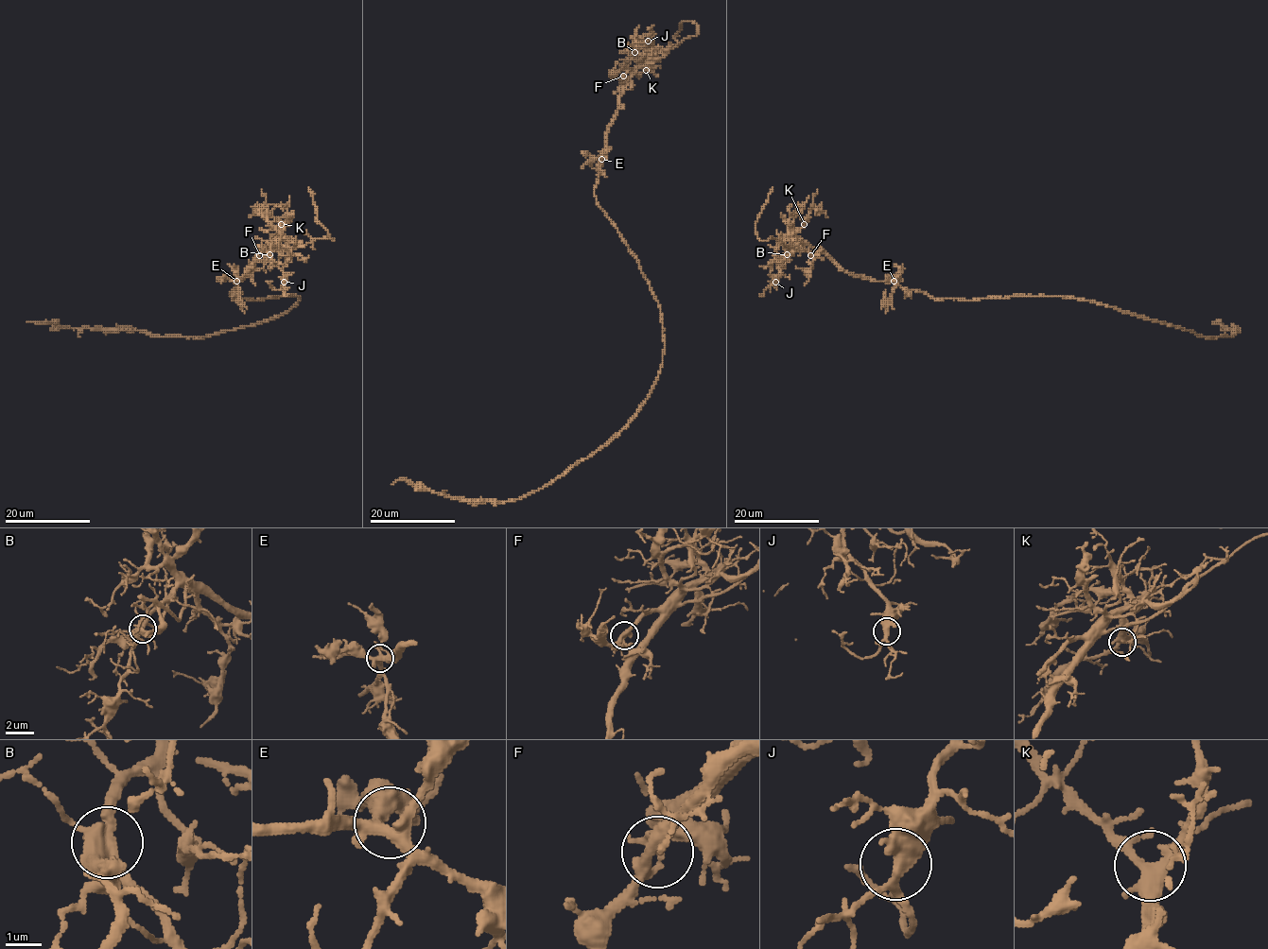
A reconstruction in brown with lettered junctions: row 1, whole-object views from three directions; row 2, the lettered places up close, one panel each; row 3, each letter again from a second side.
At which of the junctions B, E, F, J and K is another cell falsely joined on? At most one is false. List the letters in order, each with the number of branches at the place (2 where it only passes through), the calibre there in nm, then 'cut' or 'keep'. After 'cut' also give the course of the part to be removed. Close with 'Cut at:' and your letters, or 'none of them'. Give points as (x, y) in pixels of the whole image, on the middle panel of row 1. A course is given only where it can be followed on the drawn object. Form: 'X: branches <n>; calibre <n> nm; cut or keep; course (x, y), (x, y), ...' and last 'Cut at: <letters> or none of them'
B: branches 4; calibre 380 nm; keep
E: branches 4; calibre 360 nm; keep
F: branches 4; calibre 320 nm; keep
J: branches 4; calibre 380 nm; keep
K: branches 4; calibre 360 nm; keep
Cut at: none of them

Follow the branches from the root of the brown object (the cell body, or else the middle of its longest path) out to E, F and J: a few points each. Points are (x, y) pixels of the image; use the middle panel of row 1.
E: (653, 293), (638, 260), (597, 203), (595, 185), (601, 159)
F: (653, 293), (638, 260), (595, 195), (599, 154), (607, 125), (618, 107), (623, 76)
J: (653, 293), (638, 260), (595, 195), (607, 125), (626, 81), (640, 63), (635, 53), (648, 45), (648, 41)

